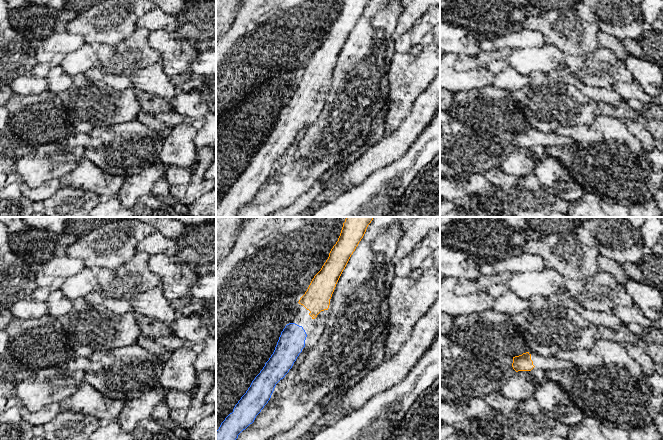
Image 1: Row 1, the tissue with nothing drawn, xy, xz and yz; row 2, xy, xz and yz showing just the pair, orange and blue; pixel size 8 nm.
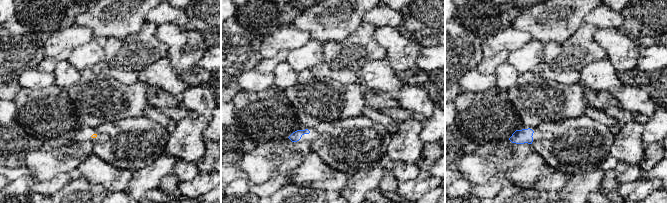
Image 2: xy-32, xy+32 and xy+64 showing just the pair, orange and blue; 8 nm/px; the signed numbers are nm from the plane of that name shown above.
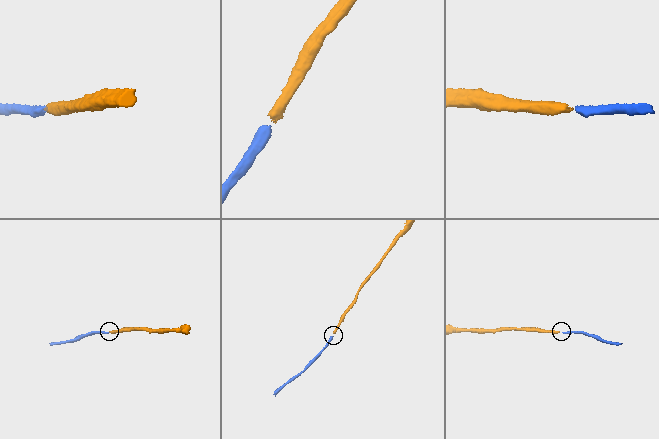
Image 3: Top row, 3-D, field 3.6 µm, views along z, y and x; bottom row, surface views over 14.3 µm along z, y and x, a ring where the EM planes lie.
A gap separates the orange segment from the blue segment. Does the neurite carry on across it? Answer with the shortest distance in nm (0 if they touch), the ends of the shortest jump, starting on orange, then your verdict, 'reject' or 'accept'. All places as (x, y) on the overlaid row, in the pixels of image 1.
110 nm | xz (312, 318), (302, 327) | accept

